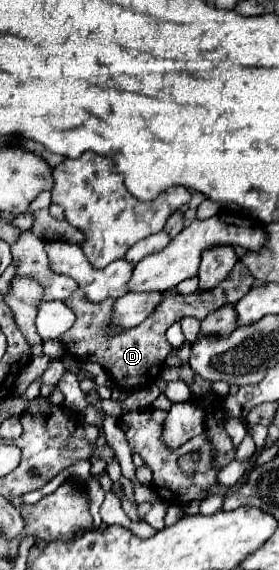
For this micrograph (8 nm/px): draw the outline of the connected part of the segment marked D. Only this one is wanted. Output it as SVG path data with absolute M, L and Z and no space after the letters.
M237 261L233 271L229 273L229 277L221 285L217 285L213 291L195 291L191 295L179 295L177 289L169 289L163 293L163 301L157 305L155 313L149 315L149 319L145 319L141 325L125 329L114 335L109 330L114 300L107 299L101 303L91 303L81 291L77 291L71 299L65 301L65 305L69 305L73 309L73 313L77 315L77 321L61 337L61 341L67 347L67 351L73 353L77 359L95 361L101 367L105 367L105 371L113 377L115 385L121 387L123 391L149 387L155 383L157 375L161 373L163 359L171 351L171 345L165 339L165 331L175 321L181 321L183 317L197 317L203 321L217 307L221 307L225 303L237 303L237 299L243 299L249 293L253 283L255 283L253 275L249 275L247 267L241 261Z

